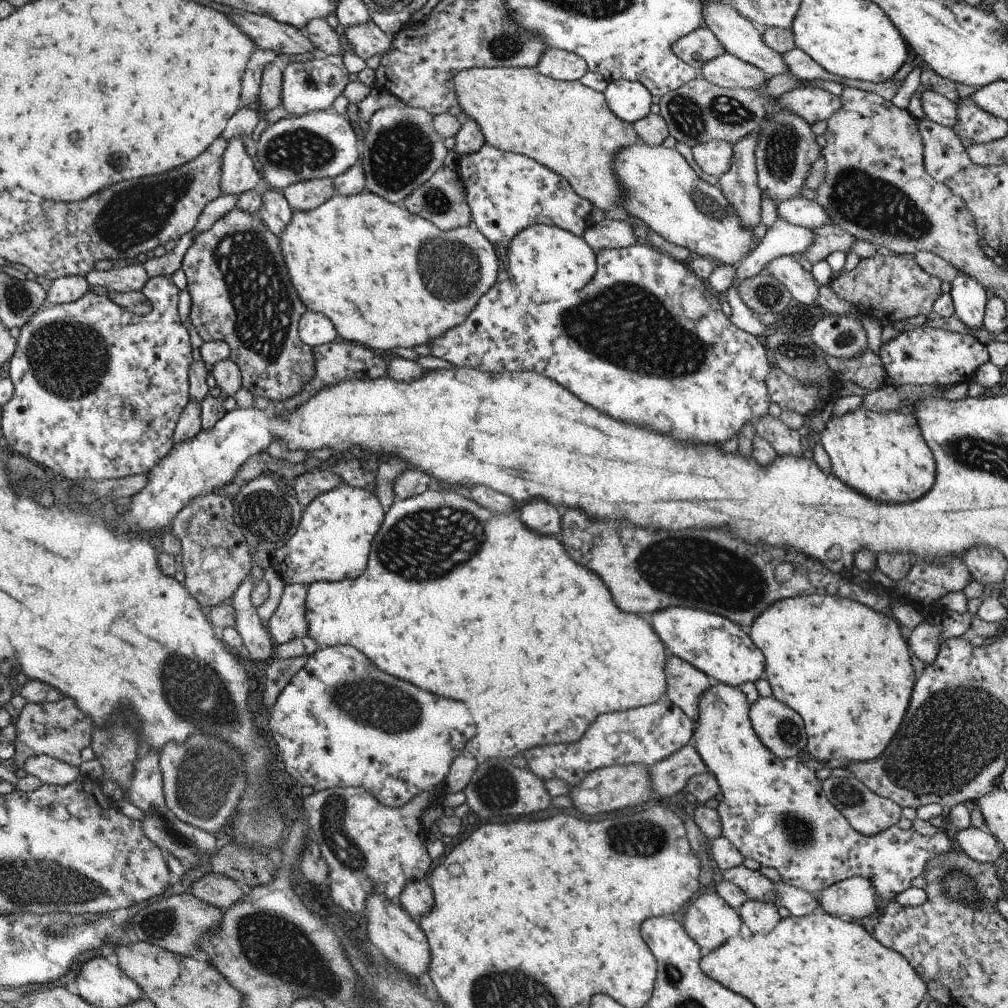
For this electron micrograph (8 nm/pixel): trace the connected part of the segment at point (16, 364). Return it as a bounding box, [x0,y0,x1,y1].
[1,275,192,483]

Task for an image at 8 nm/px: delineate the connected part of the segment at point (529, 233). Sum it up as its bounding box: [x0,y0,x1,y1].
[507,224,597,304]

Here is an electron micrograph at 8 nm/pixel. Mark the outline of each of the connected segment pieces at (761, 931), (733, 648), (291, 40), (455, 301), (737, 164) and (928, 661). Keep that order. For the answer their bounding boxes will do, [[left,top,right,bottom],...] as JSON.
[[738,899,782,935],[651,606,764,687],[227,13,320,56],[279,191,502,351],[718,129,763,229],[906,620,943,665]]

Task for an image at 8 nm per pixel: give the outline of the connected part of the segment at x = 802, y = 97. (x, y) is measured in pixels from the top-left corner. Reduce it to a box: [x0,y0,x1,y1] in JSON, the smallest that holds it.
[777,87,842,126]

